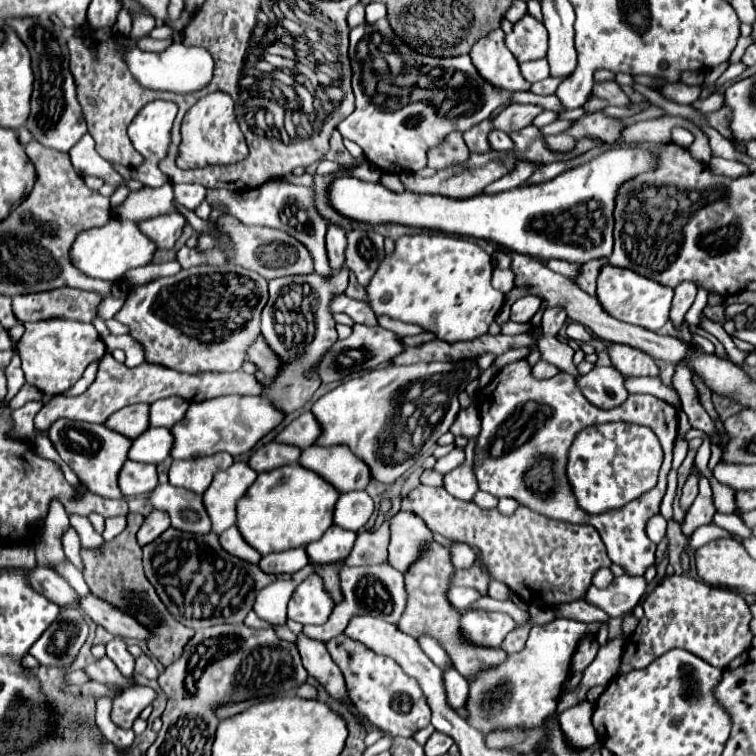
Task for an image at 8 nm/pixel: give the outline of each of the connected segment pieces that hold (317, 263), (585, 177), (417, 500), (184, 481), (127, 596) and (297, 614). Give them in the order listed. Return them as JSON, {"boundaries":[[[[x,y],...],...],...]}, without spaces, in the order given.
{"boundaries":[[[[266,182],[264,186],[252,188],[252,190],[232,192],[227,189],[208,189],[206,202],[212,208],[222,210],[222,214],[238,218],[246,226],[268,226],[276,230],[284,230],[298,238],[306,248],[310,248],[310,254],[314,258],[314,270],[320,276],[332,276],[334,270],[328,266],[326,248],[324,248],[324,236],[328,230],[328,224],[316,214],[314,202],[312,202],[312,190],[306,186],[296,186],[290,182]]],[[[622,148],[600,154],[598,158],[562,172],[560,176],[530,186],[518,186],[500,194],[480,194],[468,200],[452,200],[444,196],[428,196],[402,192],[394,194],[380,182],[362,182],[356,178],[334,178],[328,186],[328,204],[344,218],[366,224],[402,224],[410,228],[440,230],[446,234],[462,234],[494,240],[510,250],[560,258],[568,262],[588,262],[610,256],[616,194],[626,180],[654,172],[658,152],[650,148]]],[[[420,484],[402,498],[402,510],[418,514],[430,530],[440,532],[444,538],[462,540],[464,544],[478,548],[480,556],[476,556],[470,568],[454,570],[452,584],[474,588],[480,596],[486,596],[490,582],[498,580],[528,604],[556,608],[558,604],[582,600],[594,572],[612,564],[604,542],[592,526],[548,520],[524,506],[520,506],[514,516],[504,516],[498,508],[482,510],[474,502],[456,500],[444,488]]],[[[226,452],[206,456],[206,458],[192,458],[192,460],[174,460],[170,466],[170,484],[186,488],[196,494],[204,494],[210,486],[212,476],[220,470],[232,466],[232,456]]],[[[128,514],[128,526],[122,534],[118,534],[112,542],[106,542],[98,552],[82,552],[84,560],[84,578],[92,590],[92,594],[108,600],[122,612],[130,614],[136,618],[140,624],[144,624],[150,632],[152,638],[148,640],[150,652],[164,664],[170,666],[180,654],[182,648],[188,644],[190,636],[194,636],[194,630],[182,626],[176,622],[162,600],[158,598],[154,586],[148,582],[142,570],[142,548],[136,542],[136,532],[142,526],[142,516],[140,514]]],[[[310,574],[288,602],[288,618],[300,624],[324,624],[334,610],[336,602],[326,592],[324,580],[318,574]]]]}

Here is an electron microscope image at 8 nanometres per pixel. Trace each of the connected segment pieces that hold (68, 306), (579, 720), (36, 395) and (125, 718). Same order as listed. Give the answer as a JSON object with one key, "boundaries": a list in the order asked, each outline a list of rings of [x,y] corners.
{"boundaries":[[[[64,286],[50,292],[14,296],[12,310],[20,322],[38,322],[50,318],[92,322],[98,318],[98,306],[102,300],[104,296],[98,296],[98,292]]],[[[582,700],[560,714],[560,728],[572,746],[588,748],[590,744],[598,742],[598,736],[590,724],[592,712],[594,706],[588,700]]],[[[24,384],[24,386],[20,388],[20,392],[10,400],[10,404],[16,404],[16,408],[20,408],[20,406],[24,406],[26,402],[32,402],[32,400],[42,402],[42,398],[44,398],[44,394],[42,394],[38,388],[34,388],[34,386],[30,386],[30,384]]],[[[132,686],[122,690],[122,694],[114,698],[112,722],[120,728],[132,728],[138,714],[154,700],[154,696],[156,692],[144,686]]]]}

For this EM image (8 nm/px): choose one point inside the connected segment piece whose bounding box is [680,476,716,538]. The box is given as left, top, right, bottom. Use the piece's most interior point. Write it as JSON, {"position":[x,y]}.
{"position":[701,512]}

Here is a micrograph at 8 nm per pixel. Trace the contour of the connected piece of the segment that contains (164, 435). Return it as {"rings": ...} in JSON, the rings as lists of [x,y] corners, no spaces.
{"rings":[[[148,428],[146,432],[142,432],[142,436],[134,438],[128,458],[136,460],[136,462],[160,464],[168,458],[172,440],[174,438],[168,428]]]}

